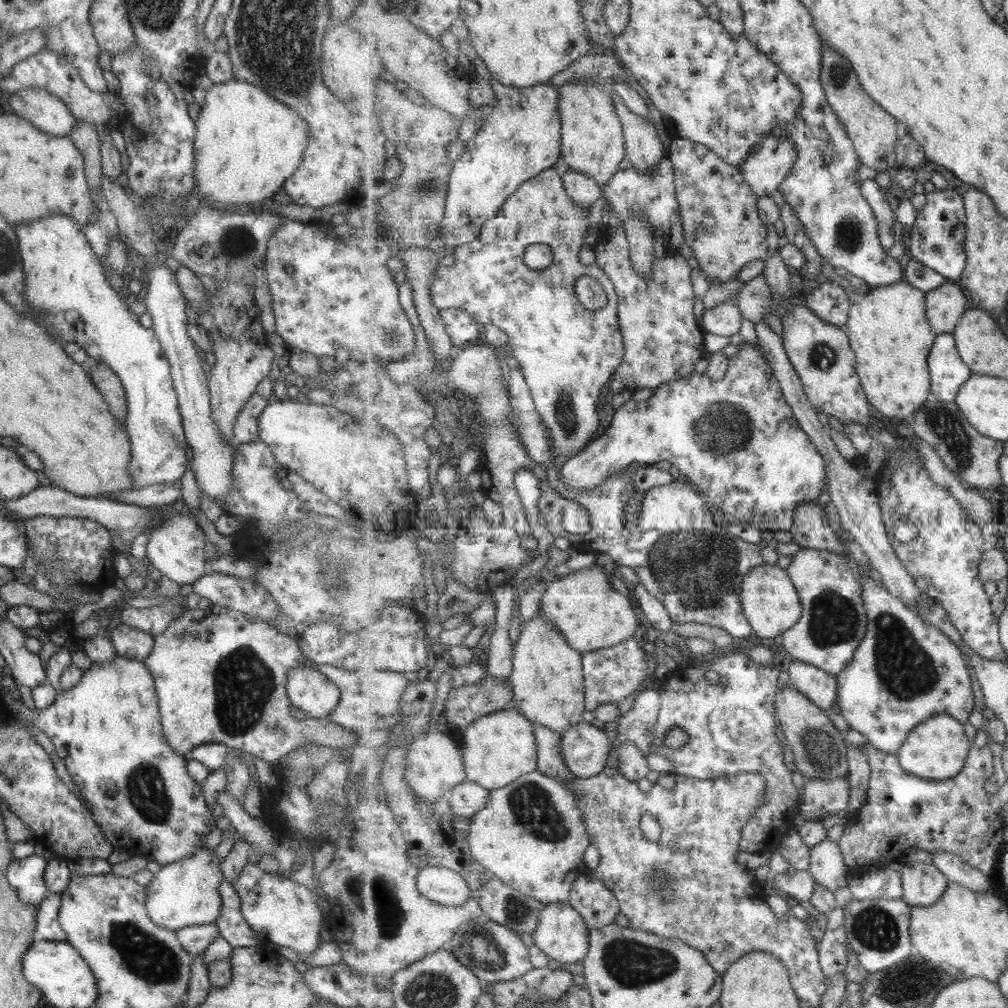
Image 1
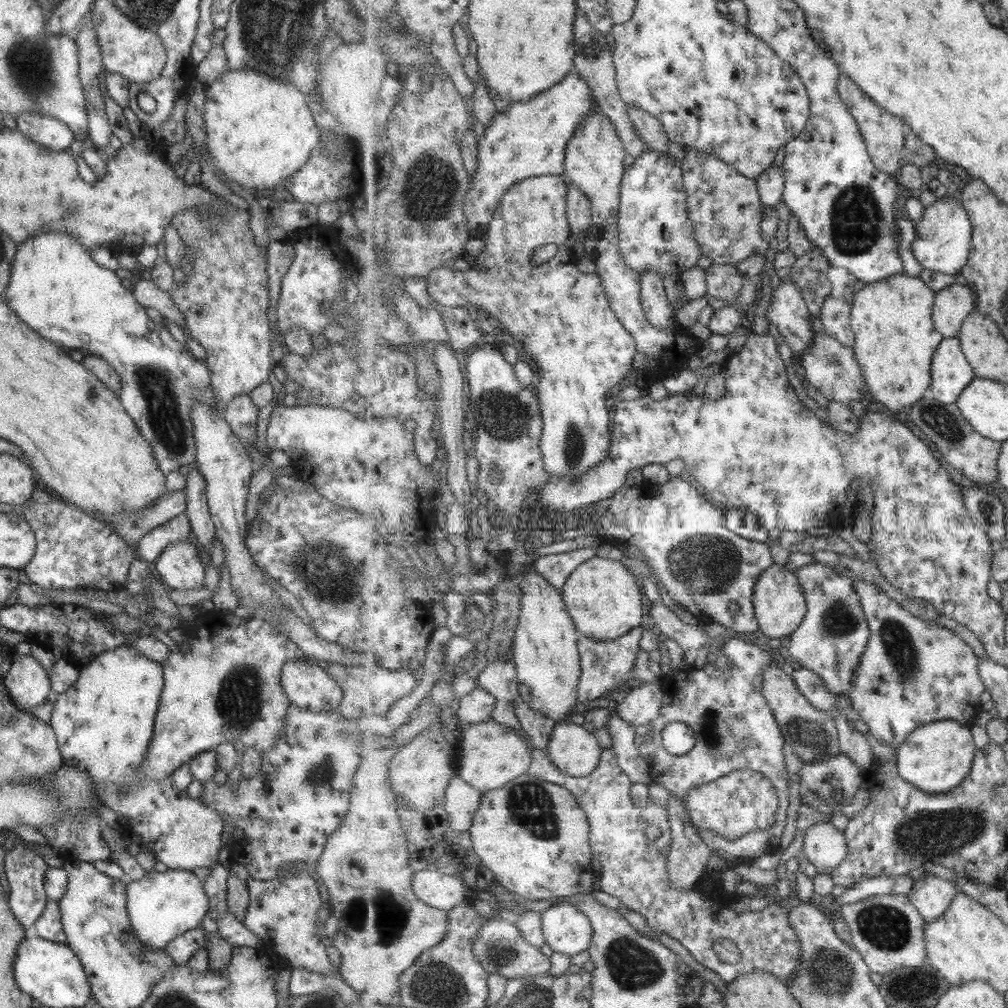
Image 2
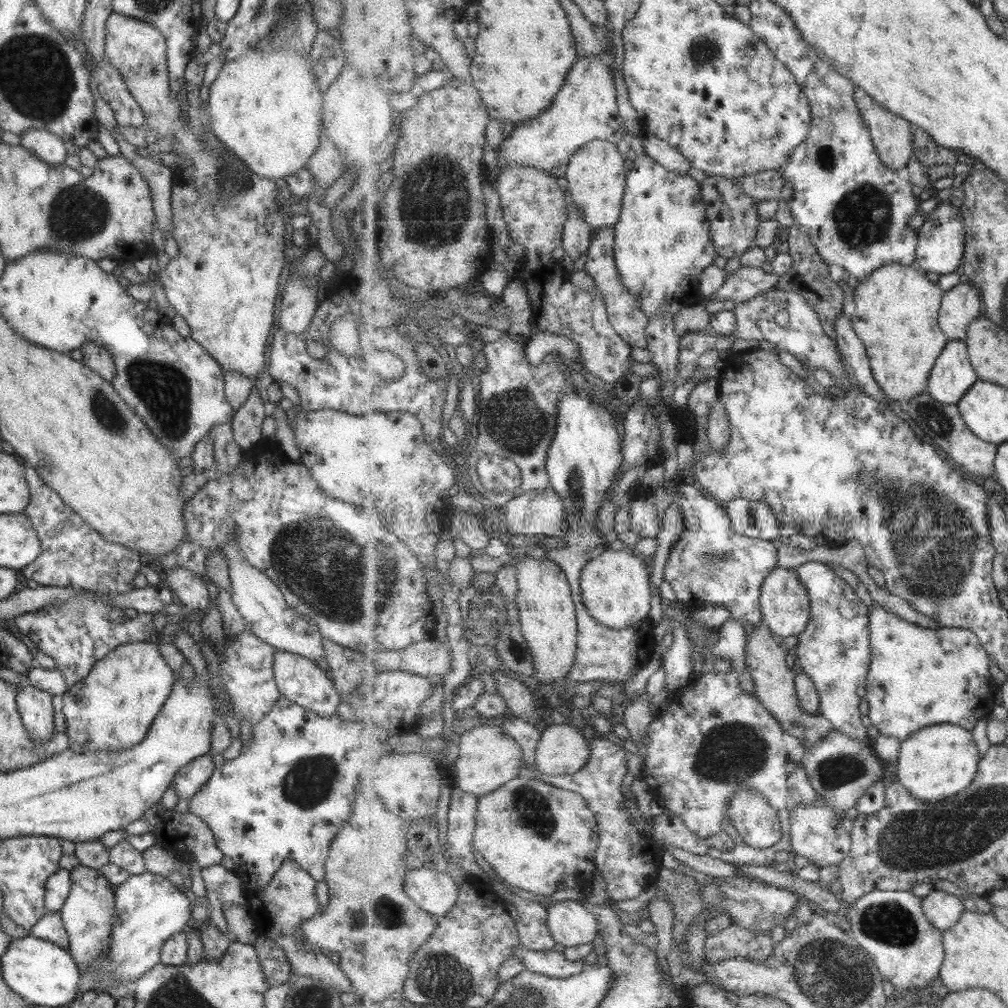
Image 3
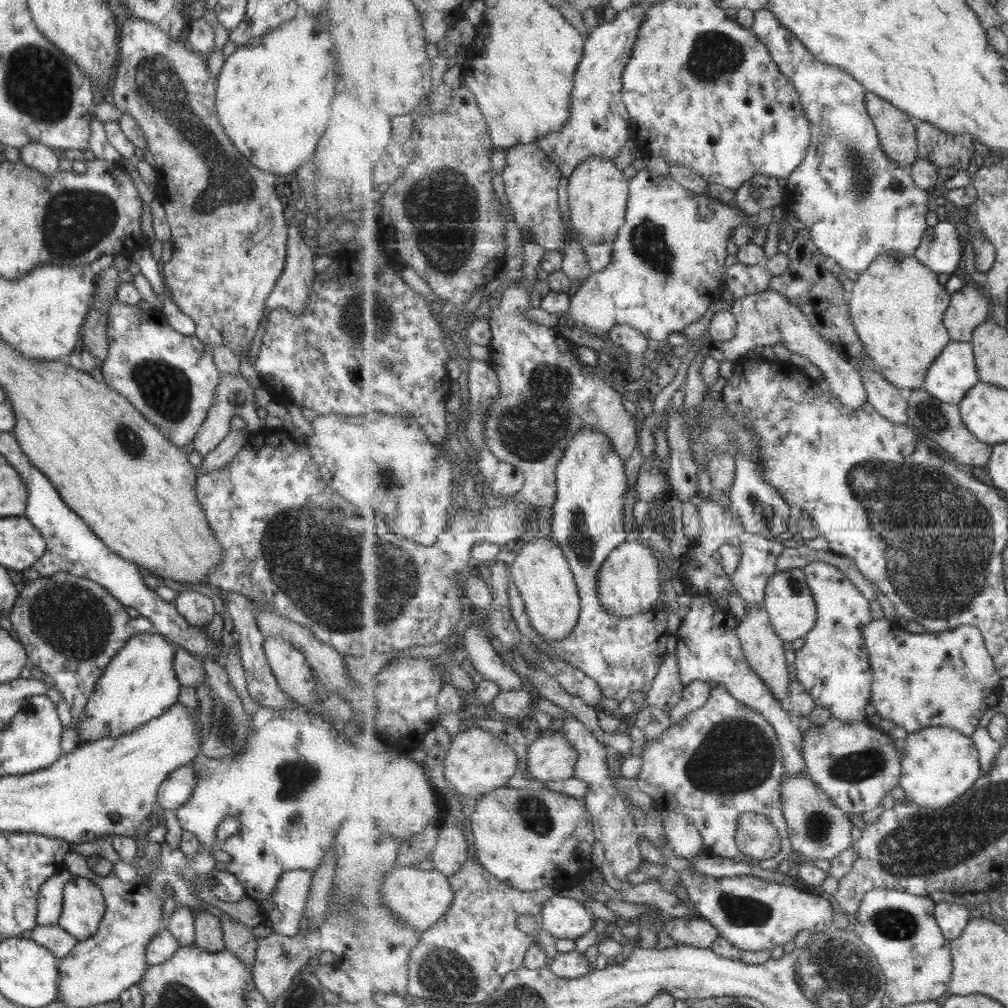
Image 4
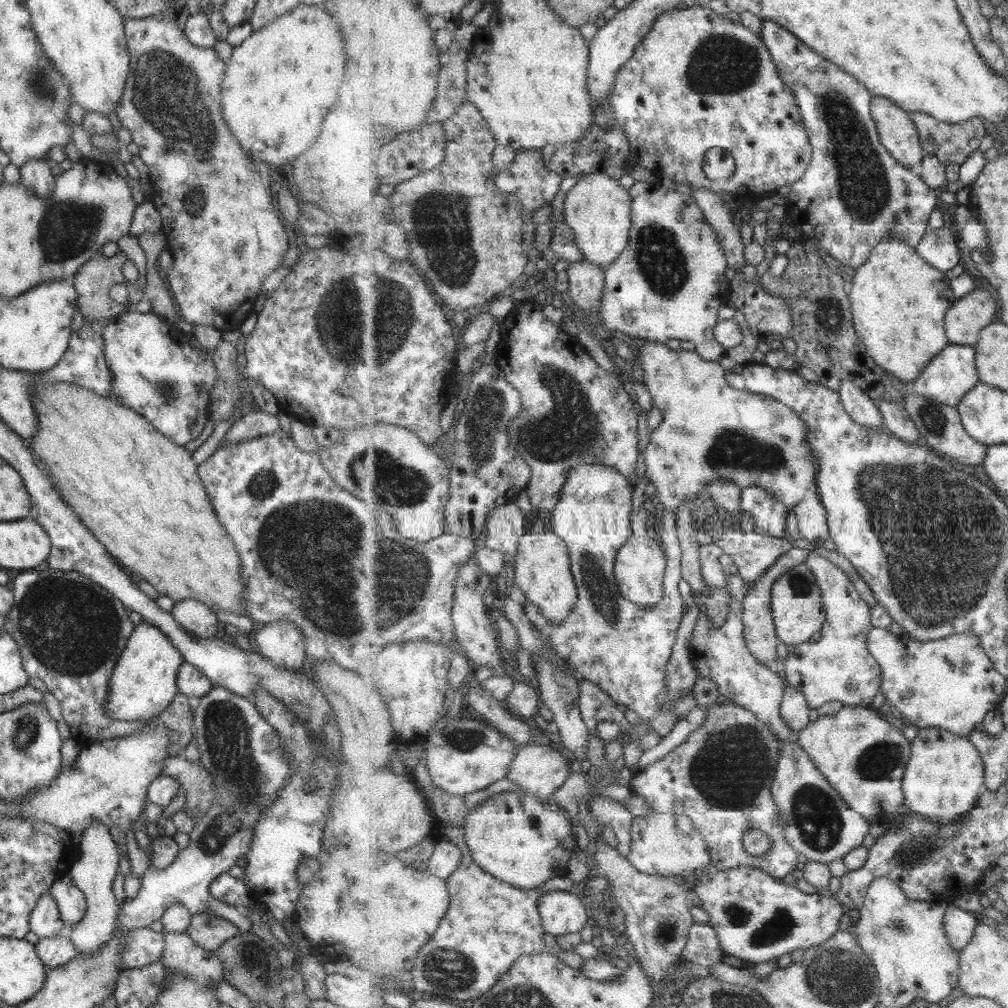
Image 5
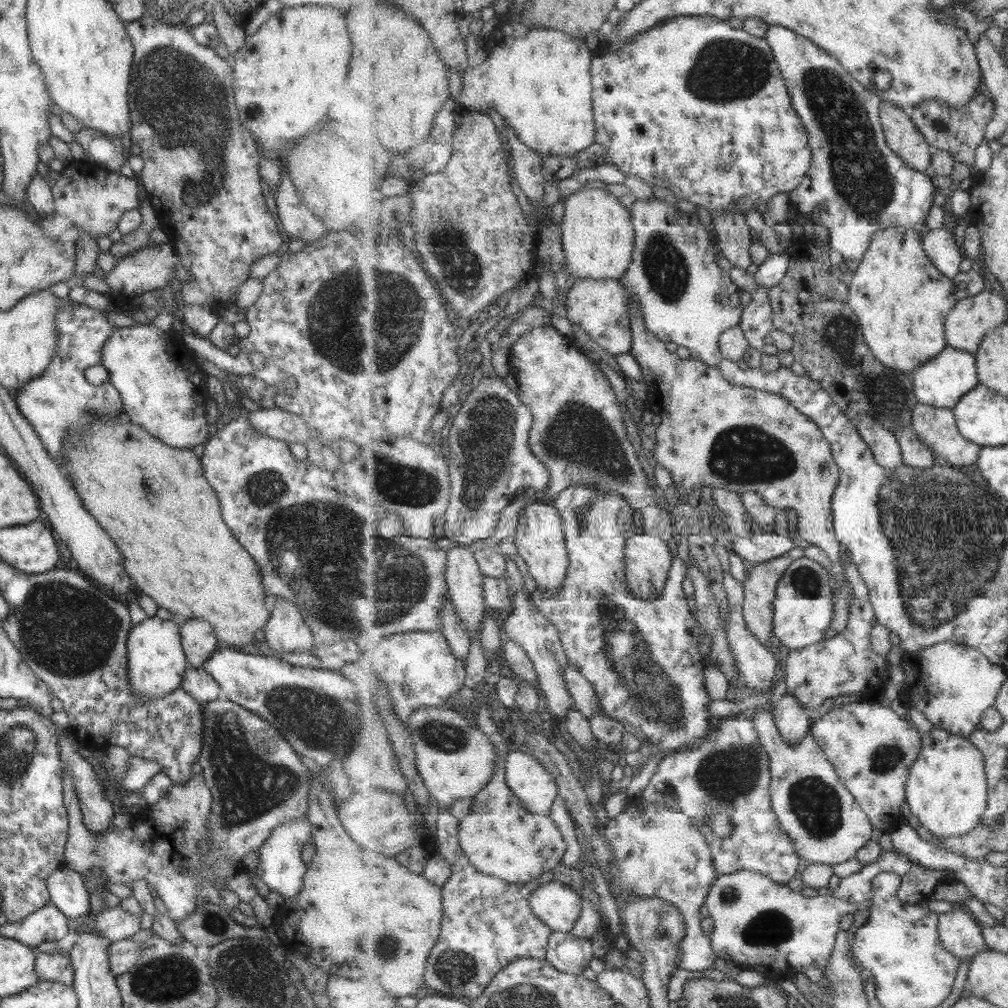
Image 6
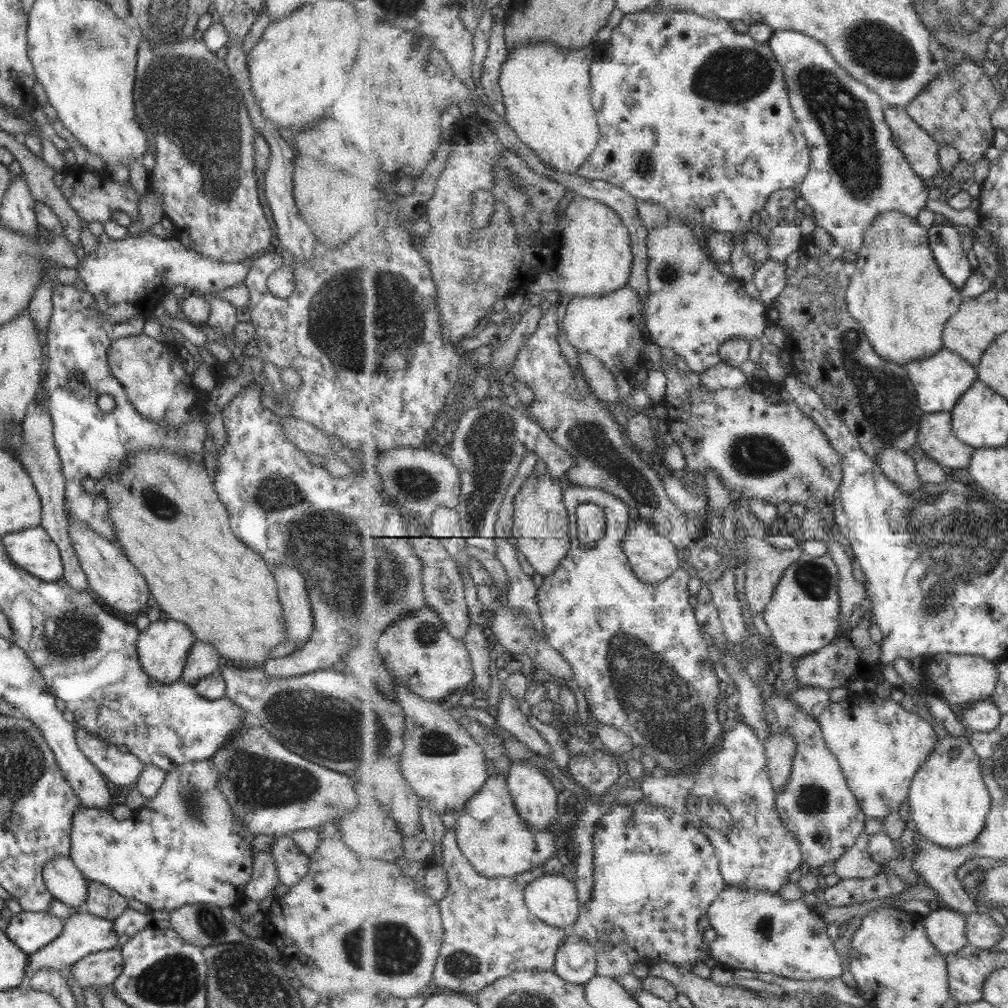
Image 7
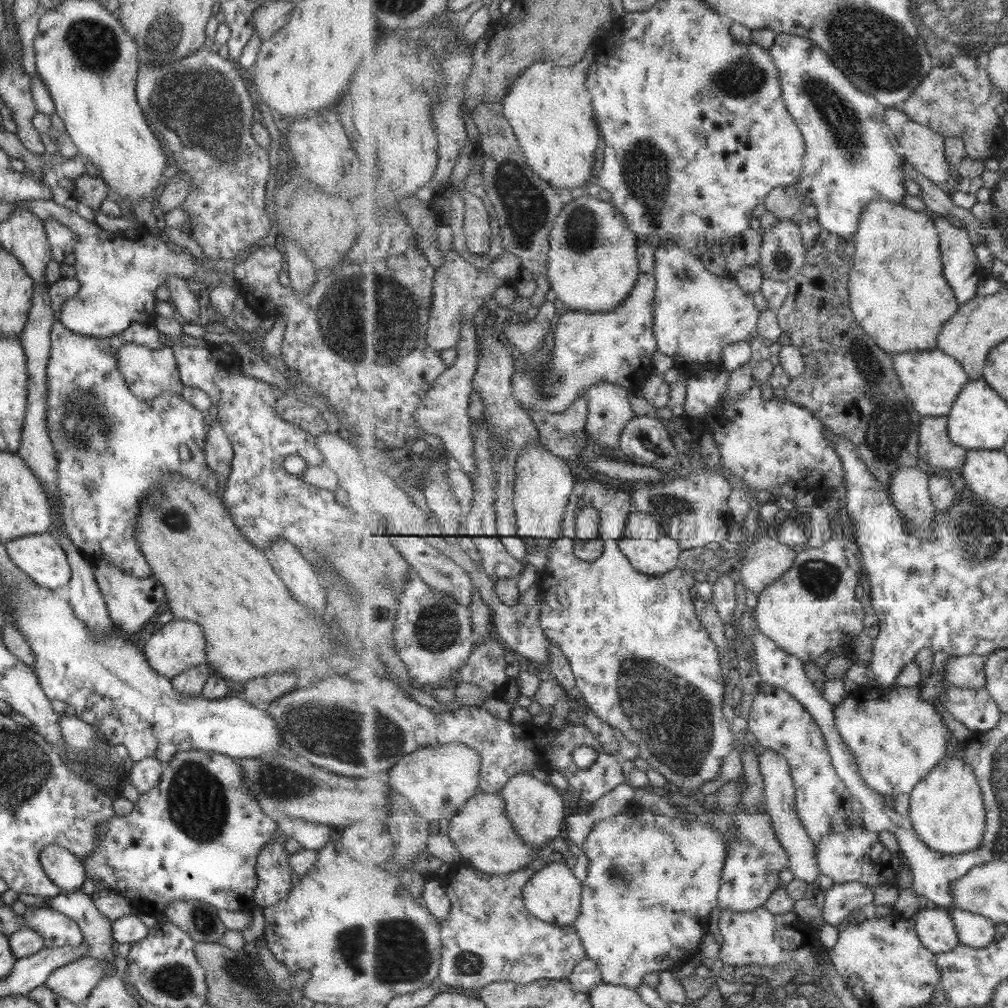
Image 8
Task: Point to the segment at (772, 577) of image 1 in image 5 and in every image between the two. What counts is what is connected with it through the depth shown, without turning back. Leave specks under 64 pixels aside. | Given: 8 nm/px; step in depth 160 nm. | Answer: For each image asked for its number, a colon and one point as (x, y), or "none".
2: (780, 604)
3: (786, 608)
4: (790, 602)
5: (799, 612)

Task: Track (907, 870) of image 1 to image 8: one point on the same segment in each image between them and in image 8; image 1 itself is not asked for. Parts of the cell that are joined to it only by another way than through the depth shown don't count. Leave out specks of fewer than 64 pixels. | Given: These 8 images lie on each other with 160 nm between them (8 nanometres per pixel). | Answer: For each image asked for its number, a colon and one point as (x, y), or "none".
2: (932, 895)
3: (943, 909)
4: (954, 919)
5: (960, 925)
6: (961, 934)
7: (947, 929)
8: (936, 929)

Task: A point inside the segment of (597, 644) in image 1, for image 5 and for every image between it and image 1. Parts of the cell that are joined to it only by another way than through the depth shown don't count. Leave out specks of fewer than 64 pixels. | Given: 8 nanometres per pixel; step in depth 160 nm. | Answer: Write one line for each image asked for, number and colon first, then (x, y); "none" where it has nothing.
2: (605, 598)
3: (616, 589)
4: (629, 584)
5: (641, 567)

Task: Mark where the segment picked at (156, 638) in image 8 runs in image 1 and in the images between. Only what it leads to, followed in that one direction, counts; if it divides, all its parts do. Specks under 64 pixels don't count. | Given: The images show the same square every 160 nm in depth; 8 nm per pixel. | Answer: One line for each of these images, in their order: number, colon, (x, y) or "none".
1: (106, 729)
2: (103, 722)
3: (111, 708)
4: (138, 684)
5: (142, 683)
6: (155, 663)
7: (161, 648)

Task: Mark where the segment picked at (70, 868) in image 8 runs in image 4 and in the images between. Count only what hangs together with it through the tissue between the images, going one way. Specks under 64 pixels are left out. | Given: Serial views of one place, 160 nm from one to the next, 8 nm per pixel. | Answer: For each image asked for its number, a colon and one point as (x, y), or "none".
4: (83, 906)
5: (71, 905)
6: (67, 892)
7: (65, 883)

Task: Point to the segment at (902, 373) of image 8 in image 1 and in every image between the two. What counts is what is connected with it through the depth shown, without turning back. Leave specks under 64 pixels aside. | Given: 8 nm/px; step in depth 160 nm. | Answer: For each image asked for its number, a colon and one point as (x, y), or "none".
1: (949, 372)
2: (952, 373)
3: (953, 375)
4: (954, 373)
5: (952, 374)
6: (943, 381)
7: (941, 380)

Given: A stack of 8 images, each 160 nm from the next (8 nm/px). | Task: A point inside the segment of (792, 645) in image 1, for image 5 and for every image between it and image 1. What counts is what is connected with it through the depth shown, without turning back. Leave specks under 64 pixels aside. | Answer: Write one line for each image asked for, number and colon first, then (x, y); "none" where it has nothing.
2: (831, 640)
3: (834, 650)
4: (834, 665)
5: (839, 666)

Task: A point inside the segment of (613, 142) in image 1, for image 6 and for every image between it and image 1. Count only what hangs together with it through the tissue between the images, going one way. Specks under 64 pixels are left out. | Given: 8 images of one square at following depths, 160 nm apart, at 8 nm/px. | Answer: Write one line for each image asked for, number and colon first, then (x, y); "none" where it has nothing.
2: (594, 157)
3: (597, 177)
4: (599, 194)
5: (598, 210)
6: (598, 234)

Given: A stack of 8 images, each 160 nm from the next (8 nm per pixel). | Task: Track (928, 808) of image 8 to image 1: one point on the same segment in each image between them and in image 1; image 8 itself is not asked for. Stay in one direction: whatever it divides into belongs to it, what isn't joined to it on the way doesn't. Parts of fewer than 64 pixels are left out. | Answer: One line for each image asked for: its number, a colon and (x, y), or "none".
1: (937, 749)
2: (937, 757)
3: (939, 761)
4: (939, 764)
5: (946, 775)
6: (948, 791)
7: (949, 799)

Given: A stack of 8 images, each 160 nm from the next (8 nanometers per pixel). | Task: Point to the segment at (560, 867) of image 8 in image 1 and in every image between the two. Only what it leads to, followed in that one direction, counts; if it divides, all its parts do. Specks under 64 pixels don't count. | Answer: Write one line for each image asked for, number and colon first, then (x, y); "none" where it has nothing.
1: (562, 935)
2: (568, 931)
3: (571, 925)
4: (564, 918)
5: (563, 912)
6: (556, 904)
7: (554, 899)

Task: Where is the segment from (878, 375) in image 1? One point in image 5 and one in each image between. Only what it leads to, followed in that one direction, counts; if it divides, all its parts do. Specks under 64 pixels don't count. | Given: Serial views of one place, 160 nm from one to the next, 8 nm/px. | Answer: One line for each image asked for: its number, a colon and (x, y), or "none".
2: (896, 340)
3: (896, 312)
4: (898, 307)
5: (899, 300)

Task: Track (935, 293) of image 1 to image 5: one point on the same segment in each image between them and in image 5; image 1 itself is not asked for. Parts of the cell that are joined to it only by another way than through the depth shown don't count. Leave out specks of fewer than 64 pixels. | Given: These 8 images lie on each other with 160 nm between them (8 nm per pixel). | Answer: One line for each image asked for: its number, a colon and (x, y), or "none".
2: (953, 304)
3: (961, 305)
4: (969, 308)
5: (968, 316)

